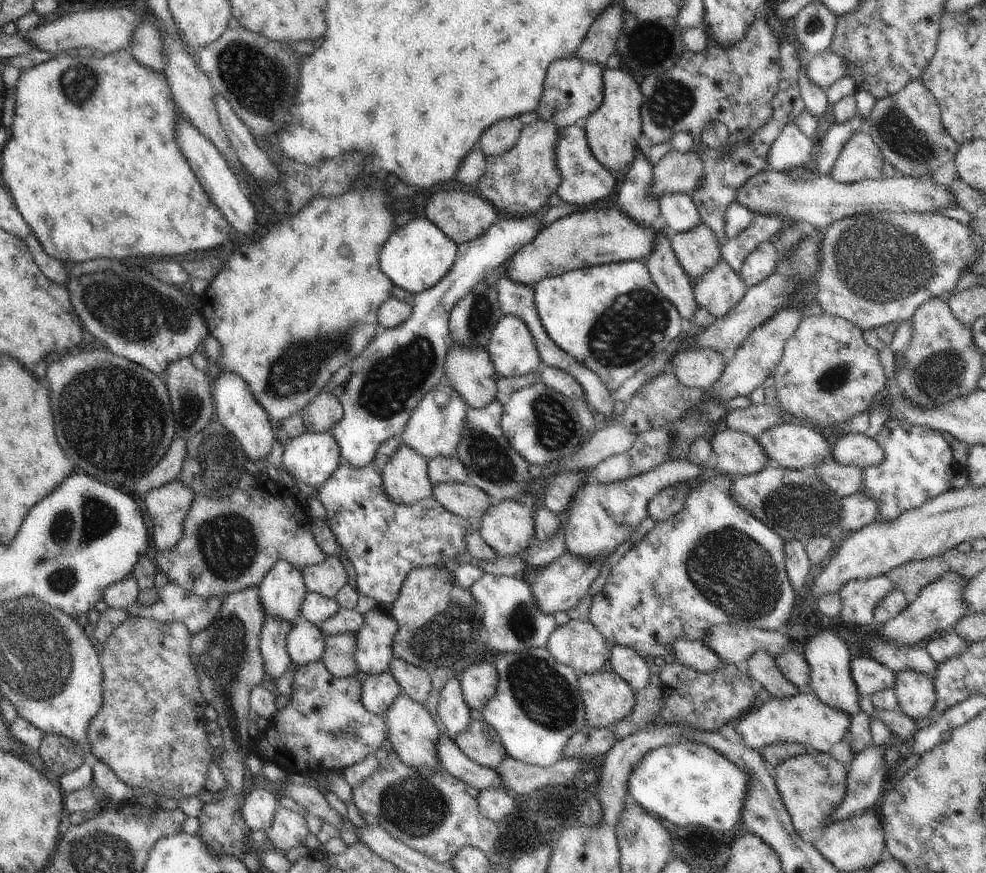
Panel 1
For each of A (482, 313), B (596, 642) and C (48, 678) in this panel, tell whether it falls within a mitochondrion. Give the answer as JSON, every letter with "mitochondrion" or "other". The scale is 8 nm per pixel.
{"A":"mitochondrion","B":"other","C":"mitochondrion"}

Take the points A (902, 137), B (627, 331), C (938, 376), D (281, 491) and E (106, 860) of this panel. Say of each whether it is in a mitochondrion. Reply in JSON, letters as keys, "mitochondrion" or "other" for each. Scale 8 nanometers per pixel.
{"A":"mitochondrion","B":"mitochondrion","C":"mitochondrion","D":"other","E":"mitochondrion"}

